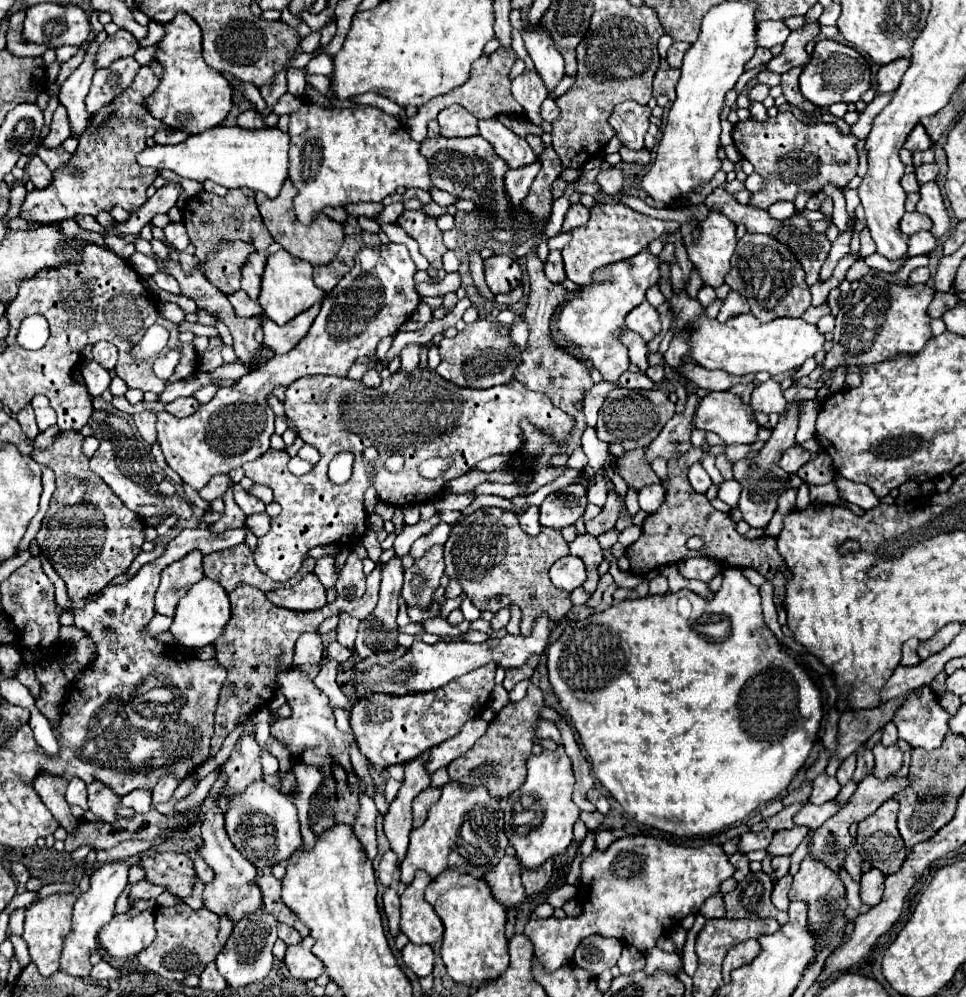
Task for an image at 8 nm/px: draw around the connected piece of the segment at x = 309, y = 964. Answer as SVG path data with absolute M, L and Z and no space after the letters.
M307 936L299 944L289 946L285 954L285 966L289 968L291 976L297 980L315 980L325 972L323 962L311 952L313 938Z

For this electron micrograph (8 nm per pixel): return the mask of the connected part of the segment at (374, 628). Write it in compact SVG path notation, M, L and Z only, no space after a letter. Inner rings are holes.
M393 558L381 570L381 590L379 590L377 608L359 624L359 632L357 632L357 640L355 640L355 652L361 658L367 658L375 652L389 652L389 650L395 650L399 646L395 640L399 636L395 618L397 618L397 610L399 610L401 586L403 586L403 564L401 564L401 558Z

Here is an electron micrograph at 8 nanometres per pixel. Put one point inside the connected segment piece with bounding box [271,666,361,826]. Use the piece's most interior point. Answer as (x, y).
(311, 735)

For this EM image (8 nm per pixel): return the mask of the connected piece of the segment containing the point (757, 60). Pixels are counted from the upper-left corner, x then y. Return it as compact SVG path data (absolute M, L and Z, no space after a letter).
M757 48L757 50L755 50L755 56L747 62L747 70L755 68L755 66L761 66L761 64L767 64L771 58L773 58L773 56L771 56L771 52L769 52L767 48Z

